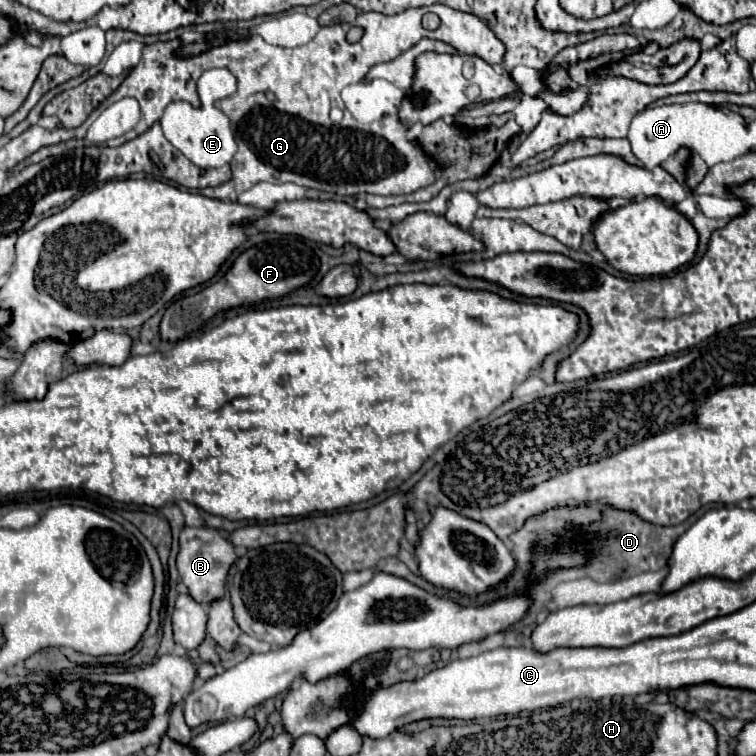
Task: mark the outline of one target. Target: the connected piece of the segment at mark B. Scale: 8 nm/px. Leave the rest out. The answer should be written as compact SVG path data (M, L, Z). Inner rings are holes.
M184 526L184 530L180 532L180 552L176 558L176 568L178 568L180 580L186 584L190 596L196 602L208 604L208 602L224 596L226 574L228 574L230 566L234 564L234 560L236 560L234 546L230 544L226 532L214 530L208 526L200 526L200 528Z

